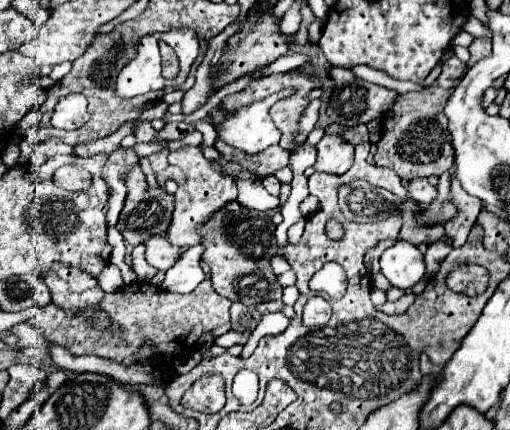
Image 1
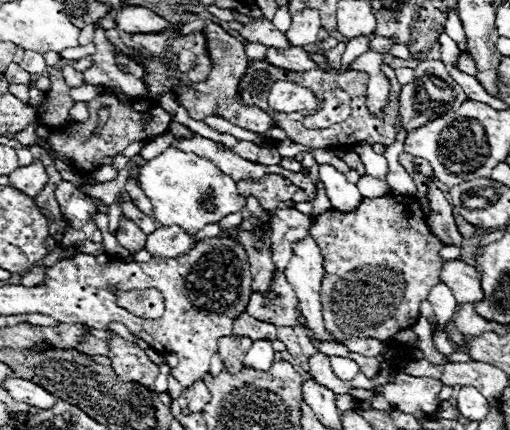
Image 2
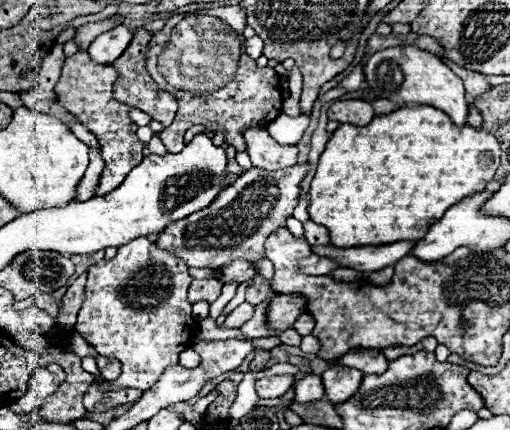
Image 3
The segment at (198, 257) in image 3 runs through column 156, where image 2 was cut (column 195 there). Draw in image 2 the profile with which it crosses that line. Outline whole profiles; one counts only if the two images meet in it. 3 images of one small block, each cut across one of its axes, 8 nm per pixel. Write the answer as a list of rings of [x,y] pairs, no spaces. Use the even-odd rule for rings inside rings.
[[[160,226],[152,234],[148,234],[146,250],[152,256],[174,258],[174,256],[182,256],[182,252],[188,252],[190,248],[194,248],[194,244],[196,244],[196,240],[184,228]]]

